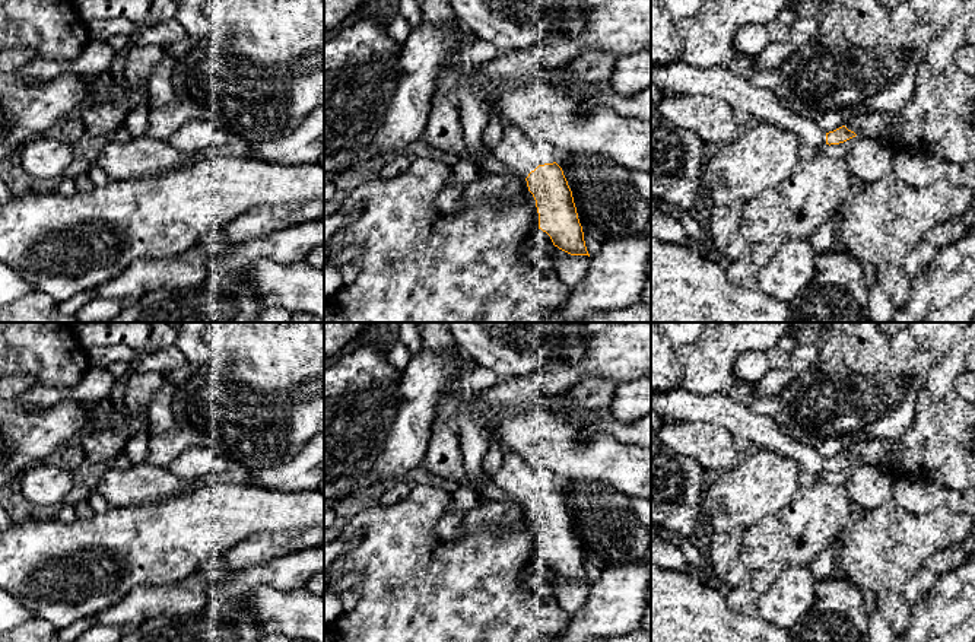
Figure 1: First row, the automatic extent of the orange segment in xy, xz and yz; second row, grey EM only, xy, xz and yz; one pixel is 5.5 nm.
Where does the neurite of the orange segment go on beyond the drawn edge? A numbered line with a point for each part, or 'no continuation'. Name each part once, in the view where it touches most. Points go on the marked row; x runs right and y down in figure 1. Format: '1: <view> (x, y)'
1: xz (523, 155)

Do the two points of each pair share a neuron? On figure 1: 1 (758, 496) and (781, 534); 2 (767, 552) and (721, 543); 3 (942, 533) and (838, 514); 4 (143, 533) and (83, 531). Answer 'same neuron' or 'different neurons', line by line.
1: different neurons
2: different neurons
3: different neurons
4: same neuron

